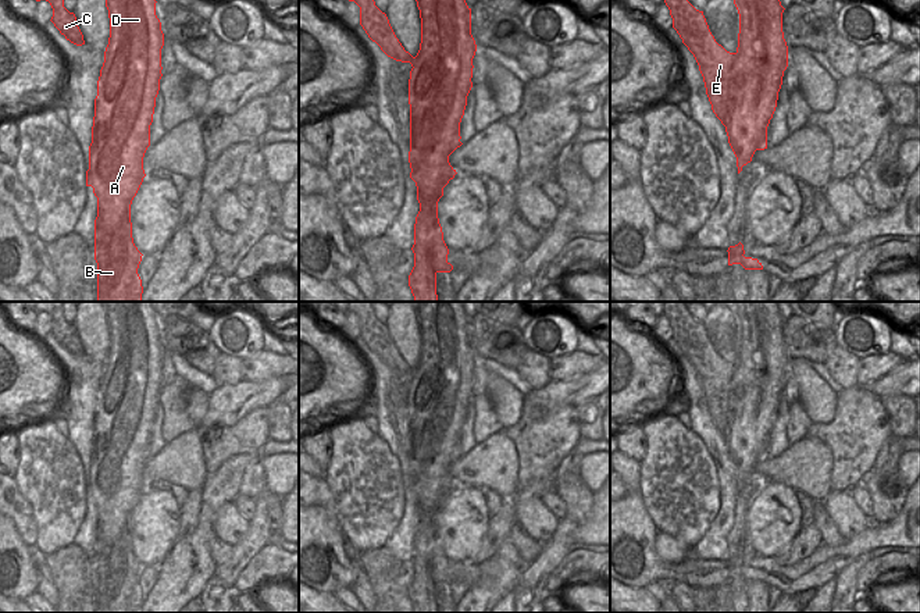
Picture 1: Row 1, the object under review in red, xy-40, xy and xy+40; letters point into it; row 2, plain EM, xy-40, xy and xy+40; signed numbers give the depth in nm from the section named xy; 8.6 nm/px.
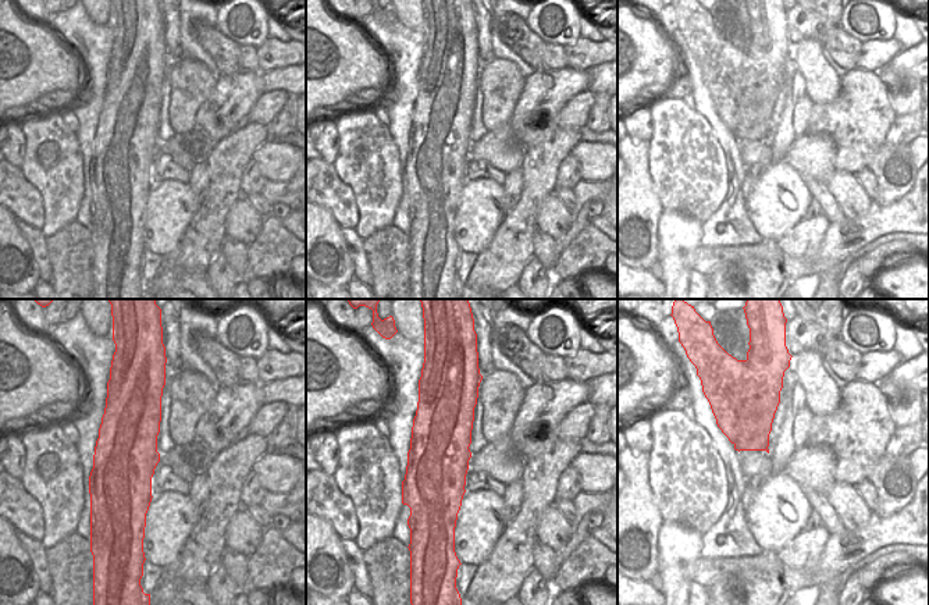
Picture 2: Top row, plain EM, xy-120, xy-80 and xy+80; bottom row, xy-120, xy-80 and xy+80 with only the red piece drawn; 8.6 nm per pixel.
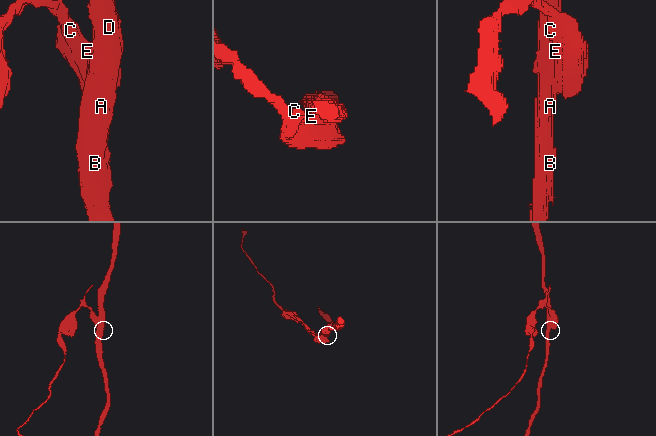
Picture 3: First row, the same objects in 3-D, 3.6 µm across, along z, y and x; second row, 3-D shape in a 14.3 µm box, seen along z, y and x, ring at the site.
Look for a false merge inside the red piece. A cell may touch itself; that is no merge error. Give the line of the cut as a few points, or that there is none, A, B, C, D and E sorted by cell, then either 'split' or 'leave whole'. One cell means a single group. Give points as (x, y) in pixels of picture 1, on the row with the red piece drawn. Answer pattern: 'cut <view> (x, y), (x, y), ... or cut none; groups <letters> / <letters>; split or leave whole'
cut xy+40 (735, 53), (735, 107), (731, 121), (726, 127); groups A B D / C E; split

